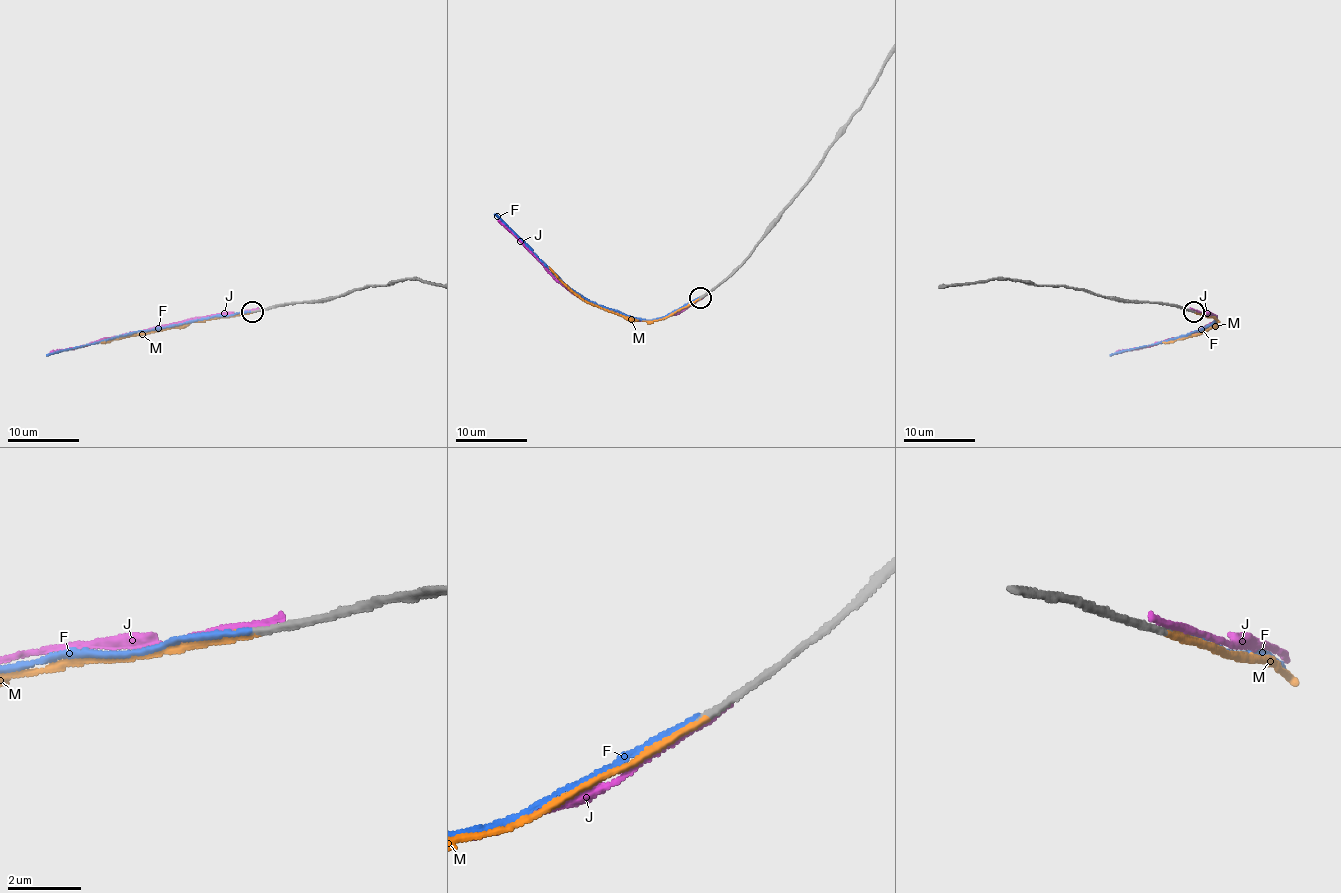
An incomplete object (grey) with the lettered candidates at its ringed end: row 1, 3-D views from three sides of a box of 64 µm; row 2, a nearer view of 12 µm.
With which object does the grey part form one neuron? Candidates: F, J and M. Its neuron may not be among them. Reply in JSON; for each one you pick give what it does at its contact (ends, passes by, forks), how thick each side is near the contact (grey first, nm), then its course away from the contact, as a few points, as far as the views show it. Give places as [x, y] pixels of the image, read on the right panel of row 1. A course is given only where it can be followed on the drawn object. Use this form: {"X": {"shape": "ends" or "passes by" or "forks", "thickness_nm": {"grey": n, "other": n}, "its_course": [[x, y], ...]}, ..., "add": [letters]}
{"M": {"shape": "ends", "thickness_nm": {"grey": 190, "other": 180}, "its_course": [[1193, 311], [1216, 322], [1197, 334], [1163, 342]]}, "add": ["M"]}

